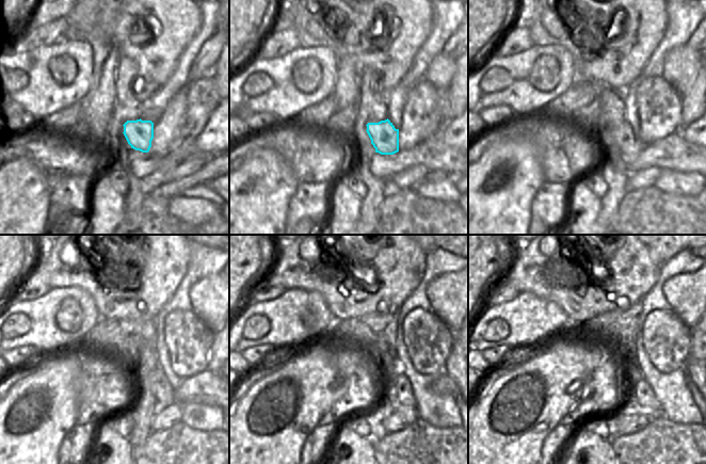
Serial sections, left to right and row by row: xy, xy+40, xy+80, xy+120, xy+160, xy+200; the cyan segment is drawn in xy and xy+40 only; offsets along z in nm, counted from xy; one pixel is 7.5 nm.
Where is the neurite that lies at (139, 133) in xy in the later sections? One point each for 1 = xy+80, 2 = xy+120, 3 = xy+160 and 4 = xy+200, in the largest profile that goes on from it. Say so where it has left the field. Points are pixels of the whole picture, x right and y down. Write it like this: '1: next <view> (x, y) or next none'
1: next xy+80 (627, 140)
2: next xy+120 (160, 389)
3: next xy+160 (399, 392)
4: next xy+200 (641, 393)

